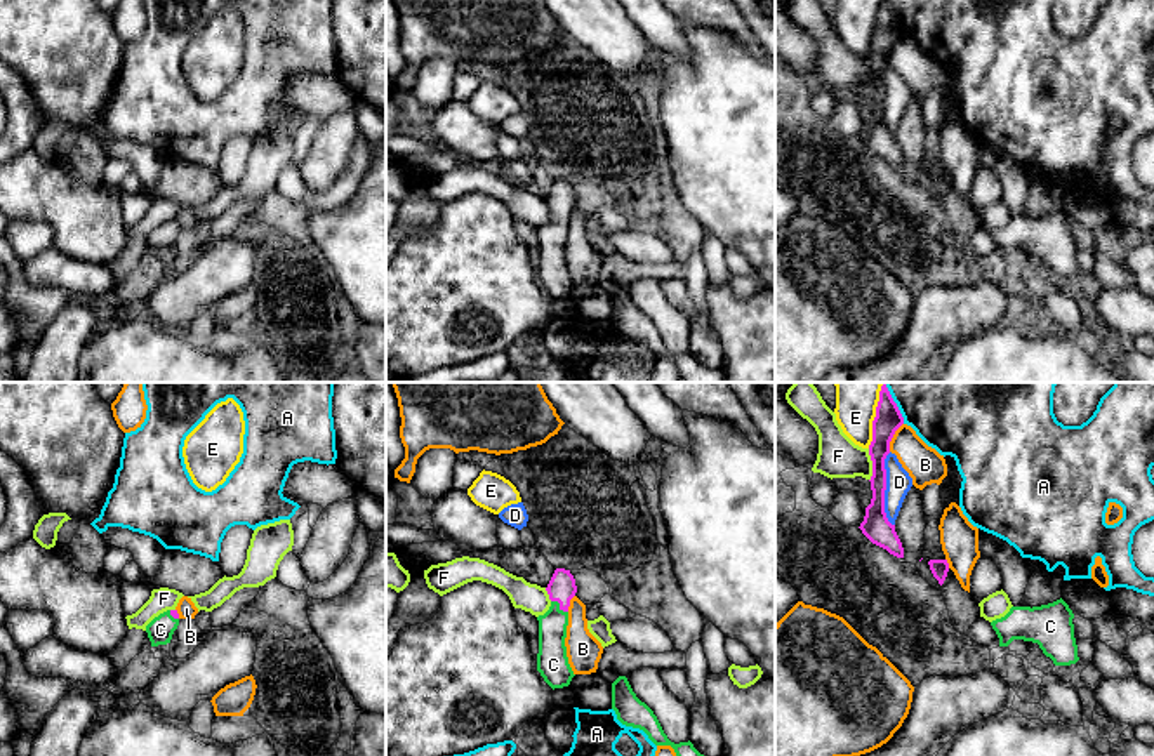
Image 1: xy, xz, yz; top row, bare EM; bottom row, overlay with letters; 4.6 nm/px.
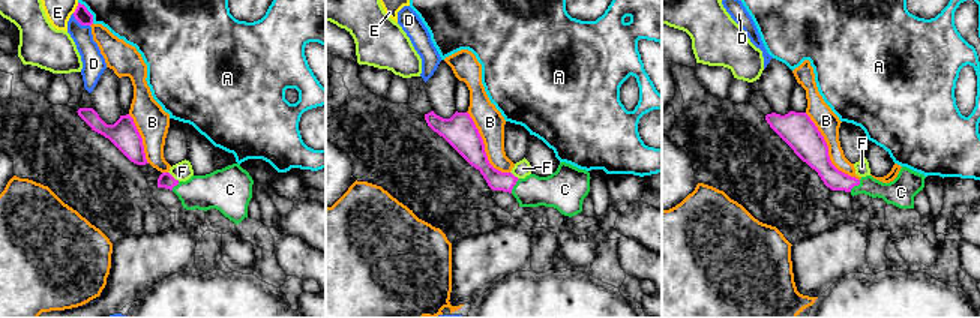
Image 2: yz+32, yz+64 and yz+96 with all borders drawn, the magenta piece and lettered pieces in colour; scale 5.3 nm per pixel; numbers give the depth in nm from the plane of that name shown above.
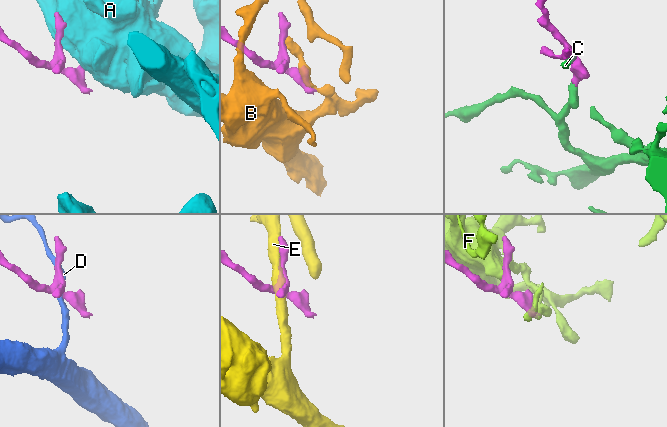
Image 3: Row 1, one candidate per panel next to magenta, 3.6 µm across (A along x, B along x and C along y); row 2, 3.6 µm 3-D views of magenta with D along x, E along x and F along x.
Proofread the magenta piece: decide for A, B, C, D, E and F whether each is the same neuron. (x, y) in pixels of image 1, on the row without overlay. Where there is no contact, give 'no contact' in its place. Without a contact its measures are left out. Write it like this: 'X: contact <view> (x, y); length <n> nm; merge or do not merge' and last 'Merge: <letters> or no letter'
A: contact yz (897, 18); length 180 nm; do not merge
B: contact yz (892, 47); length 150 nm; do not merge
C: contact xz (560, 216); length 100 nm; merge
D: contact yz (885, 99); length 340 nm; do not merge
E: contact yz (875, 30); length 280 nm; do not merge
F: contact yz (873, 75); length 150 nm; do not merge
Merge: C

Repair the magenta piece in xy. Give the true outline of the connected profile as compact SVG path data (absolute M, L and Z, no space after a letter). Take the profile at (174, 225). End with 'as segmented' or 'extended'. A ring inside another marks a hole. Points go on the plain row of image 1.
M167 221L155 228L148 236L146 243L151 252L151 257L167 255L172 250L174 242L179 236L177 221Z | extended

